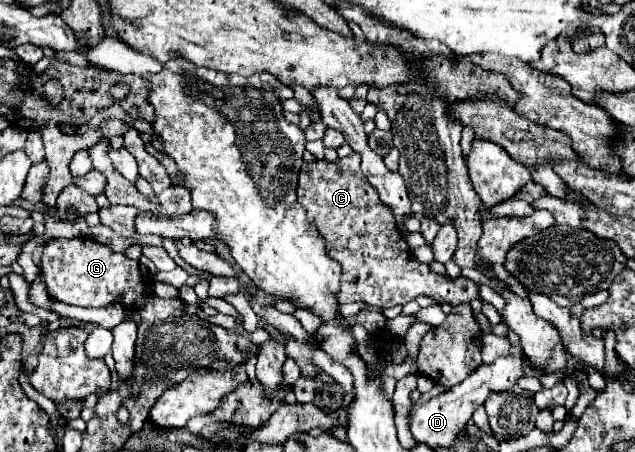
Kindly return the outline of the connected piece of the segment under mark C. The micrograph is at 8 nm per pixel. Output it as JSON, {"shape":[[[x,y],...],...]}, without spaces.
{"shape":[[[353,154],[337,162],[317,160],[303,164],[299,172],[297,198],[307,210],[307,220],[325,240],[329,258],[341,264],[341,288],[337,300],[365,302],[371,308],[391,308],[407,304],[417,296],[429,296],[435,302],[457,306],[479,298],[479,288],[473,280],[463,276],[449,278],[431,272],[427,264],[409,258],[405,236],[397,230],[393,214],[381,206],[377,190],[367,182],[359,168],[361,156]]]}

